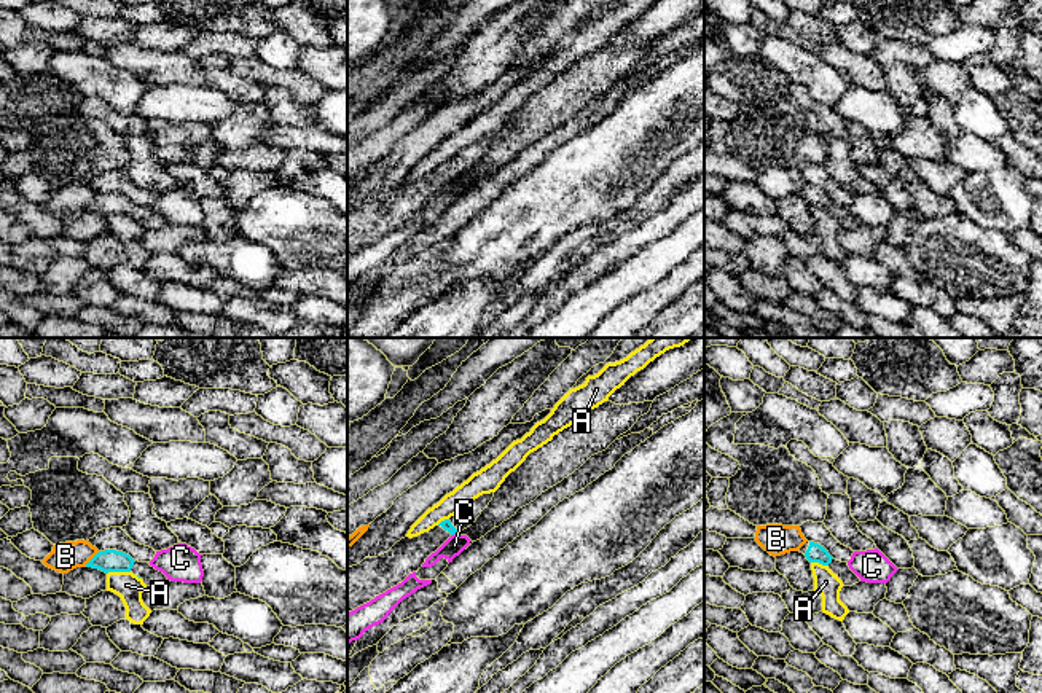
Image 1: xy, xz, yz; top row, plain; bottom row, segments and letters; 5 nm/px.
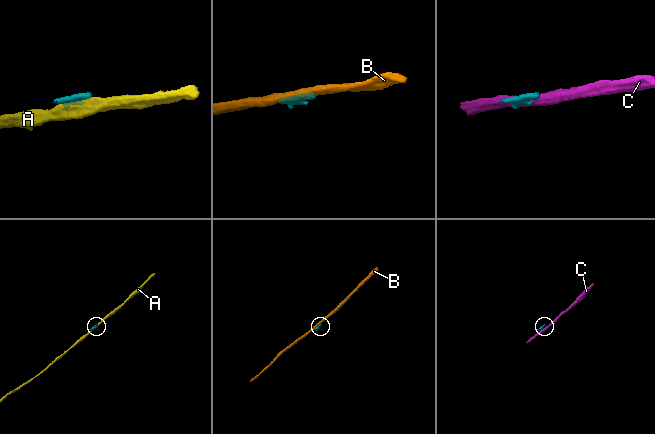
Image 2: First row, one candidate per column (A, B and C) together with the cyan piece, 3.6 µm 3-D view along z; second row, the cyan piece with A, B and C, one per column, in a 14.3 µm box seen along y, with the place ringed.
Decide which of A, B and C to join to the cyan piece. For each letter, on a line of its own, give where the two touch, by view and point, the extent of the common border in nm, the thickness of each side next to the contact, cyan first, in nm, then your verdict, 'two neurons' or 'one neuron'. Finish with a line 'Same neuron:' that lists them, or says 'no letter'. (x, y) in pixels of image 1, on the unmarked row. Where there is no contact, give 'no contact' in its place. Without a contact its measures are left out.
A: xy (118, 214) | 120 nm | 110/140 nm | two neurons
B: xy (91, 203) | 110 nm | 110/140 nm | two neurons
C: xz (453, 177) | 40 nm | 50/100 nm | two neurons
Same neuron: no letter

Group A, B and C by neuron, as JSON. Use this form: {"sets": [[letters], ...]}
{"sets": [["A"], ["B"], ["C"]]}

